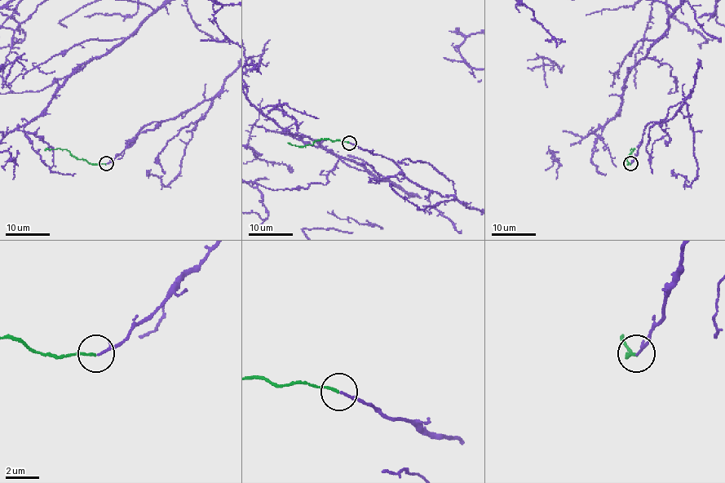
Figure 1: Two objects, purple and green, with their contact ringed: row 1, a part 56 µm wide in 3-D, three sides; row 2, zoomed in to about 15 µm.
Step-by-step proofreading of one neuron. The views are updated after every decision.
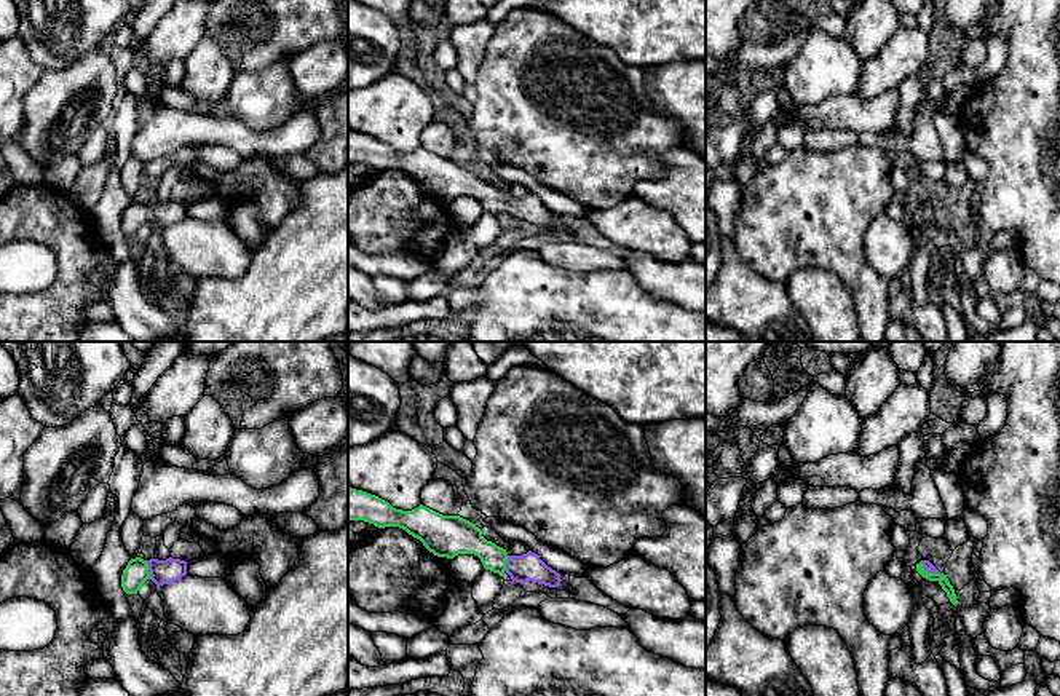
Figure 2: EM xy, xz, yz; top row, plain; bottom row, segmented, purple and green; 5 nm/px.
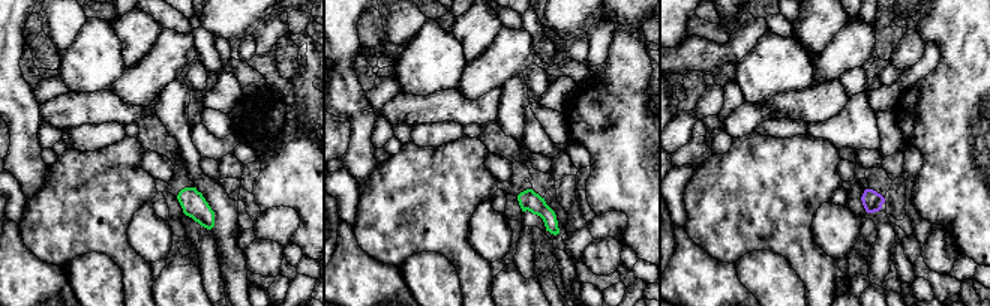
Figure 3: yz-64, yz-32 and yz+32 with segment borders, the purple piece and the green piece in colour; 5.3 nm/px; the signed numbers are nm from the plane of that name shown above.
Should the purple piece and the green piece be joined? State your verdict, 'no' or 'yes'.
yes

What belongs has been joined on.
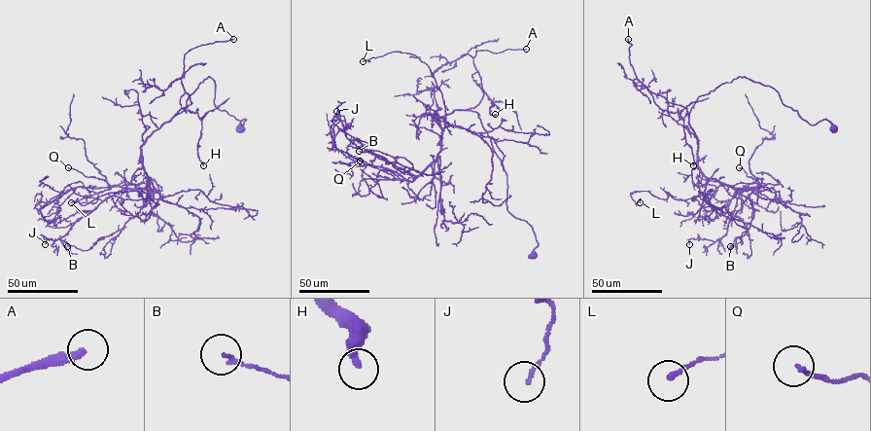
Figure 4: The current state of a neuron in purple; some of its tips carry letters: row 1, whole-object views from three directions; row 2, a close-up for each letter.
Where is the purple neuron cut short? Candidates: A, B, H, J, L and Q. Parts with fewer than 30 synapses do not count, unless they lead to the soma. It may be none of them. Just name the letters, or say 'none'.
A

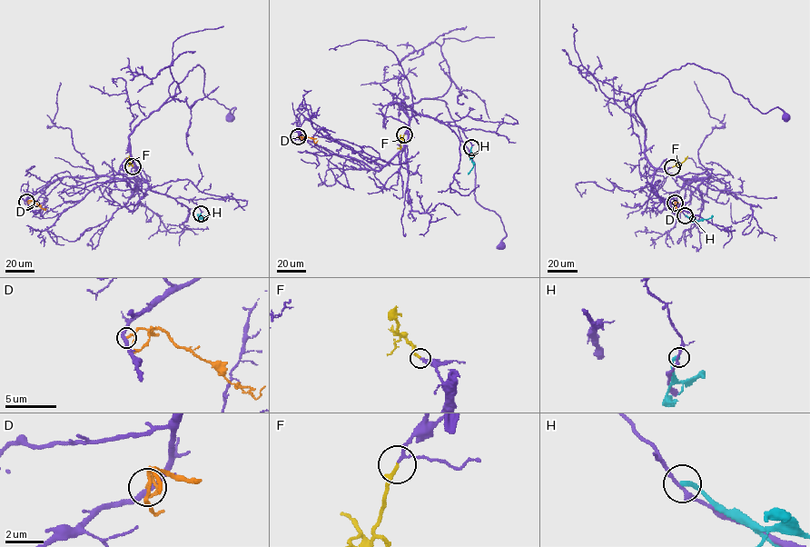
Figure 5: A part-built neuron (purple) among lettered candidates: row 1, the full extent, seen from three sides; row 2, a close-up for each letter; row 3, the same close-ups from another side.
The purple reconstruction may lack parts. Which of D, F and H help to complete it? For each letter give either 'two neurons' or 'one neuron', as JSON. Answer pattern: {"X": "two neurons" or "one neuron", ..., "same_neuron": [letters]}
{"D": "two neurons", "F": "one neuron", "H": "two neurons", "same_neuron": ["F"]}

